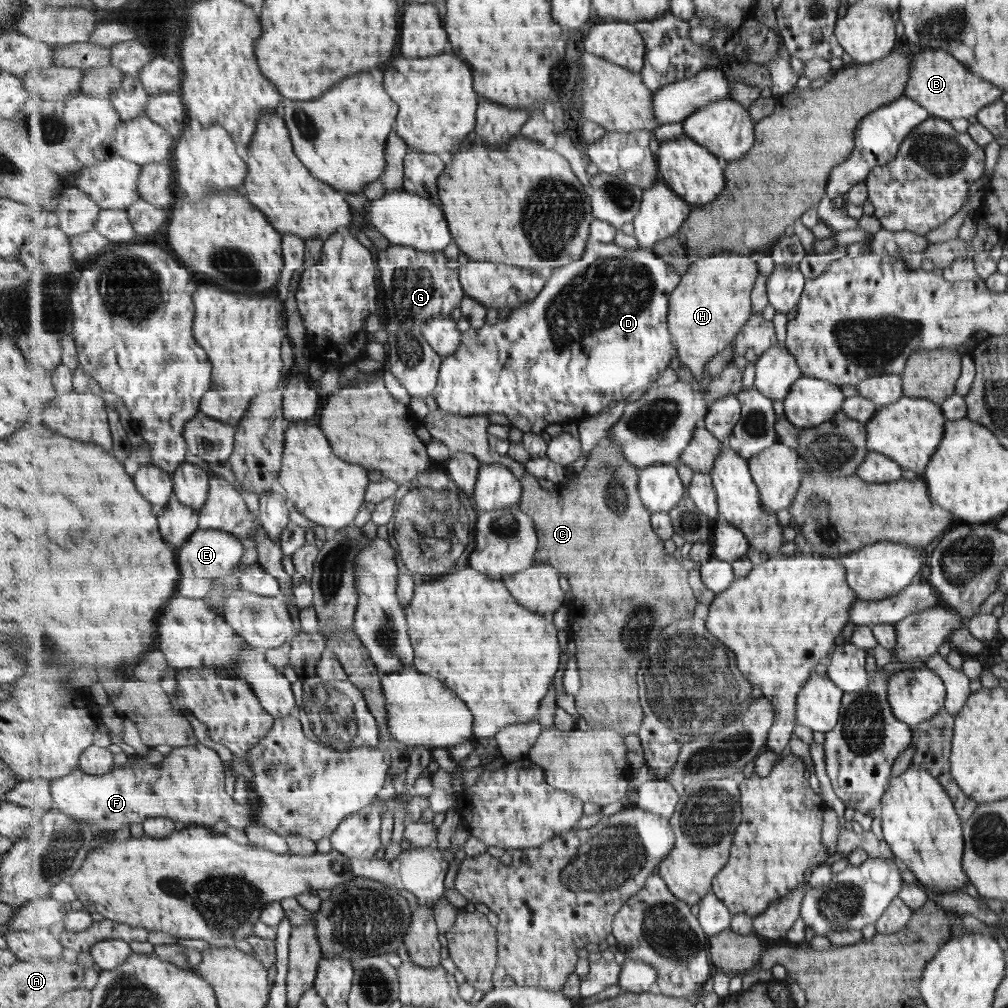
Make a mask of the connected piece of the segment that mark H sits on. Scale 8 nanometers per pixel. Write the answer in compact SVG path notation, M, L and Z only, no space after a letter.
M708 255L682 275L682 281L670 296L668 323L678 346L678 358L694 375L701 375L705 364L723 352L751 318L751 294L757 280L759 266L747 255Z

